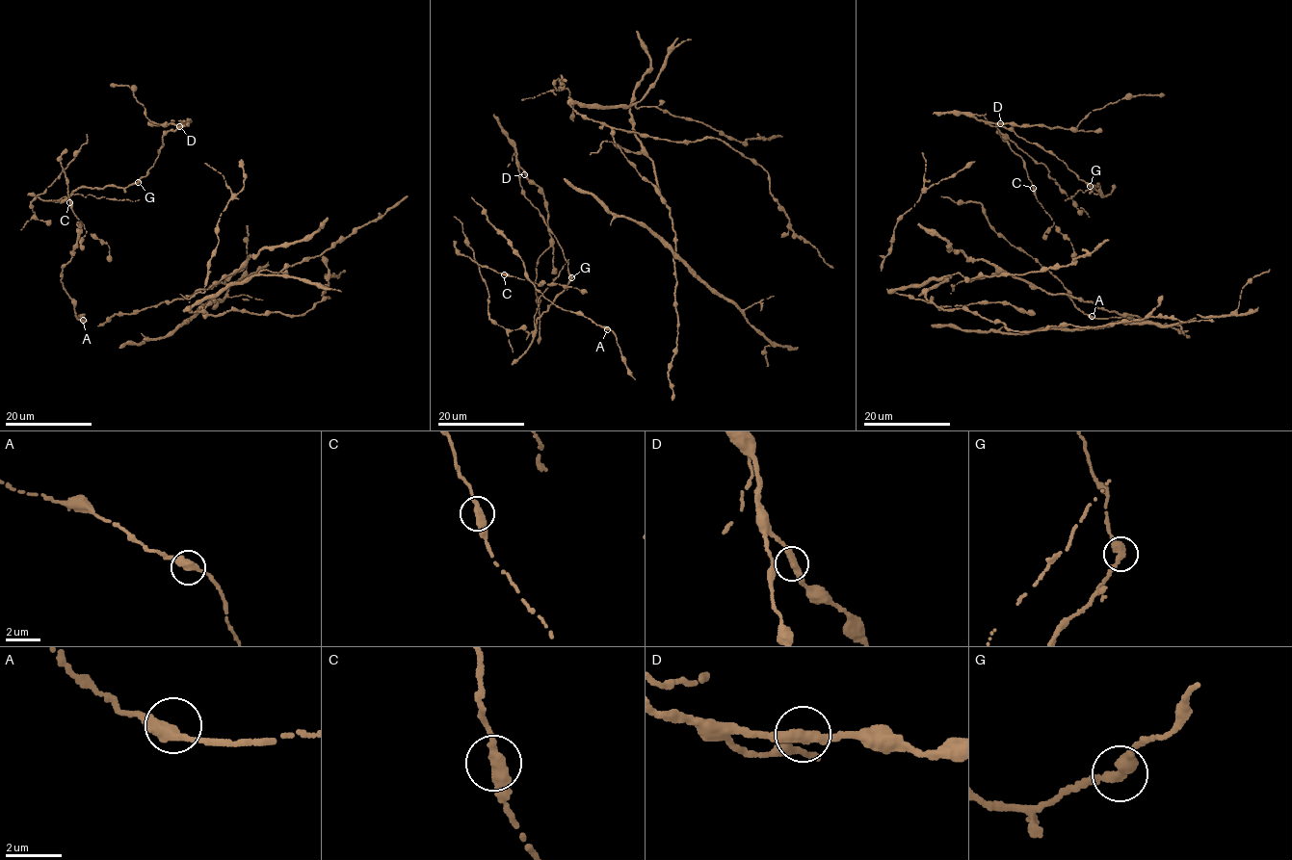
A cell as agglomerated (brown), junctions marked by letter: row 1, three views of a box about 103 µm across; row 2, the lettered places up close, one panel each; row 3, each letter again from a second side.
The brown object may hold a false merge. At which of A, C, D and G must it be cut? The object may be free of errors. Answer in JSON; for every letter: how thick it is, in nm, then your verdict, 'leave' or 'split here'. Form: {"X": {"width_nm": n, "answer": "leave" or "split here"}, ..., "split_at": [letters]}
{"A": {"width_nm": 380, "answer": "leave"}, "C": {"width_nm": 380, "answer": "leave"}, "D": {"width_nm": 360, "answer": "leave"}, "G": {"width_nm": 400, "answer": "split here"}, "split_at": ["G"]}

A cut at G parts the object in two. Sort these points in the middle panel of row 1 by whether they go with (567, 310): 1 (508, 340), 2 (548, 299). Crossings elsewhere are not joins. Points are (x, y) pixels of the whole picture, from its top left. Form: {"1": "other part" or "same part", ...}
{"1": "same part", "2": "same part"}

